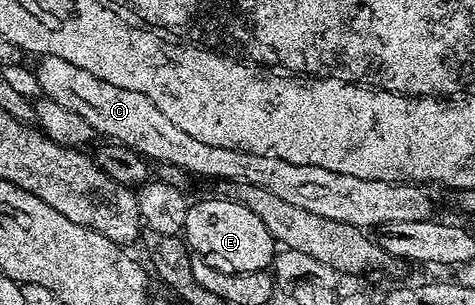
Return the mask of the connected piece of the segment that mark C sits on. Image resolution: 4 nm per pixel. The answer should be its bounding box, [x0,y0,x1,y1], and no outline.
[35,55,434,229]

